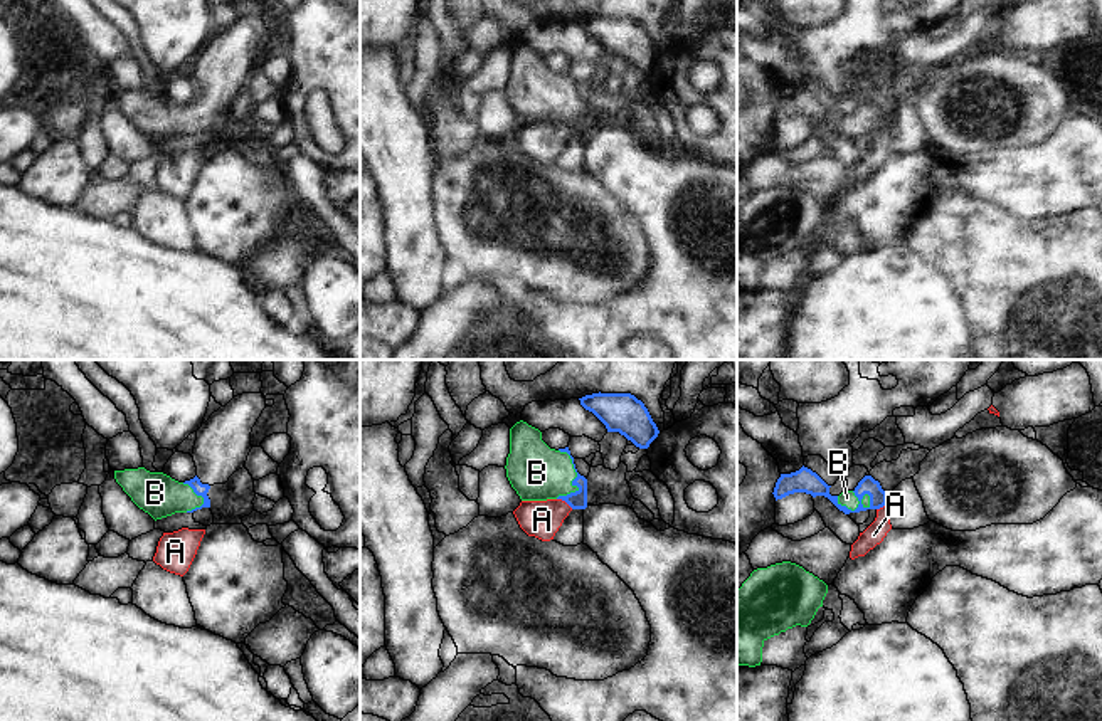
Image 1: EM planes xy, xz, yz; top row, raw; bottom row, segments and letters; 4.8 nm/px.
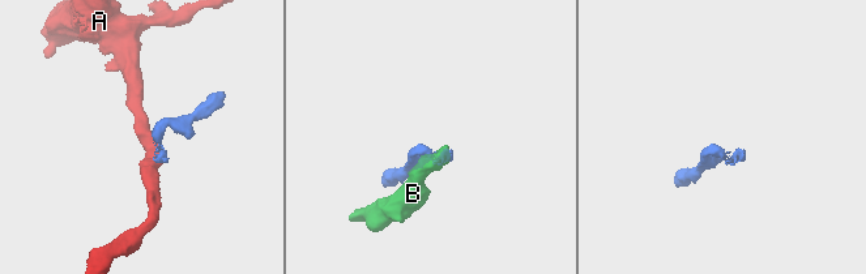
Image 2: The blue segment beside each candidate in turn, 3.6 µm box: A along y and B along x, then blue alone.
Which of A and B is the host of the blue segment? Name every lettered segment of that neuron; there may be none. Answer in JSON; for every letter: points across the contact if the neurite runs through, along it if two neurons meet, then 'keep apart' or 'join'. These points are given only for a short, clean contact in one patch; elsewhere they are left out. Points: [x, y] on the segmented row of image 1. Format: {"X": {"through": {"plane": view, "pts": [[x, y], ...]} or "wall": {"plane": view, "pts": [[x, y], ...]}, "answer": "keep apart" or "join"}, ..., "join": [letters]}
{"A": {"wall": {"plane": "xz", "pts": [[557, 498], [572, 508]]}, "answer": "keep apart"}, "B": {"through": {"plane": "yz", "pts": [[806, 481], [821, 488], [850, 510], [847, 498]]}, "answer": "join"}, "join": ["B"]}

